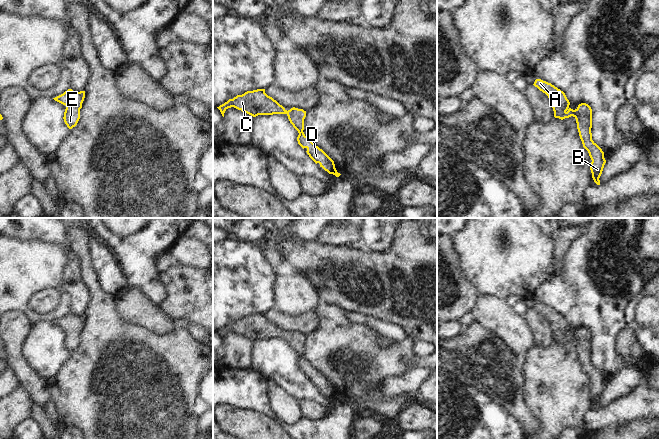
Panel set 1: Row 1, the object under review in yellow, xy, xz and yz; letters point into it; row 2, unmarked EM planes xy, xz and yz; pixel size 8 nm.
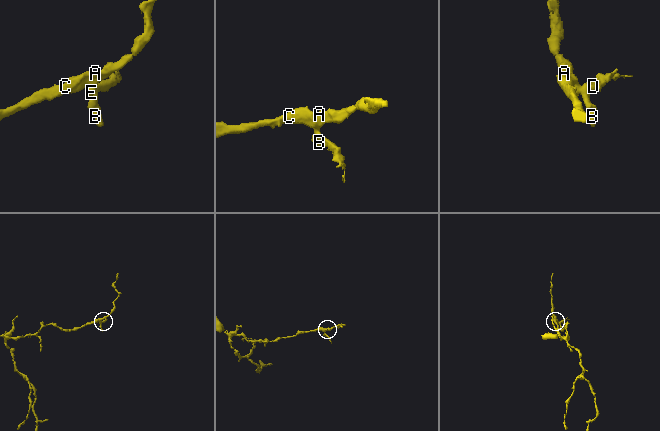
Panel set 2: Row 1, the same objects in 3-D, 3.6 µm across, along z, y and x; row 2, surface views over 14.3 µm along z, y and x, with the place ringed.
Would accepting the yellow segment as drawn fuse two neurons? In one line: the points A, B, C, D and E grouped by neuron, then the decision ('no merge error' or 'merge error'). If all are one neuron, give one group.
A B C D E; no merge error

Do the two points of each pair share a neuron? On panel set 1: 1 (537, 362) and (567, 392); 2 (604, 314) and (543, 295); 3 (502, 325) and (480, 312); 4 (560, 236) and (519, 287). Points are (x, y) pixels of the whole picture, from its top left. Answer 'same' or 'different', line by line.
1: same
2: same
3: same
4: different

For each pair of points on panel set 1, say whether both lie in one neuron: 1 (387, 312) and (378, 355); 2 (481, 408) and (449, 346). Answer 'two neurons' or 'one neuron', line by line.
1: two neurons
2: two neurons

